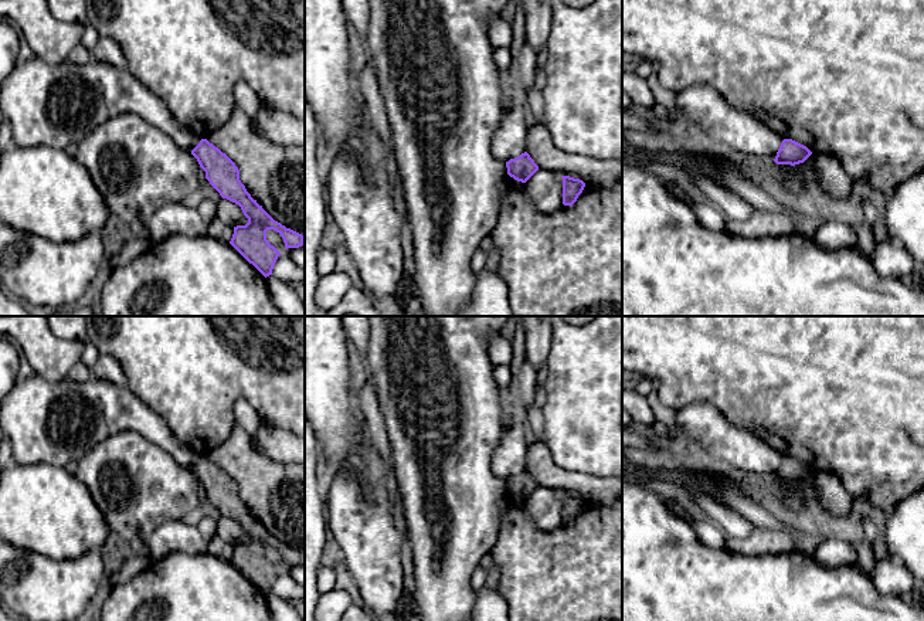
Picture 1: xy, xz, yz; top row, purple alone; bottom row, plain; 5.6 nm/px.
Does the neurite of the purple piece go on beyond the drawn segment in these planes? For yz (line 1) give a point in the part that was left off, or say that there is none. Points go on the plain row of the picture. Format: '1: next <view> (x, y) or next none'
1: next none

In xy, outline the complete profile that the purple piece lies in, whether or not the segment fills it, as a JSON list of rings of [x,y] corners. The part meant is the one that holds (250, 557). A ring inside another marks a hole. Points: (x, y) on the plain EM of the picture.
[[[201,457],[191,472],[220,513],[238,522],[248,536],[245,543],[234,544],[230,561],[265,595],[272,593],[281,570],[269,561],[266,549],[279,550],[286,567],[302,564],[303,553],[275,539],[247,509],[235,481],[207,457]]]

